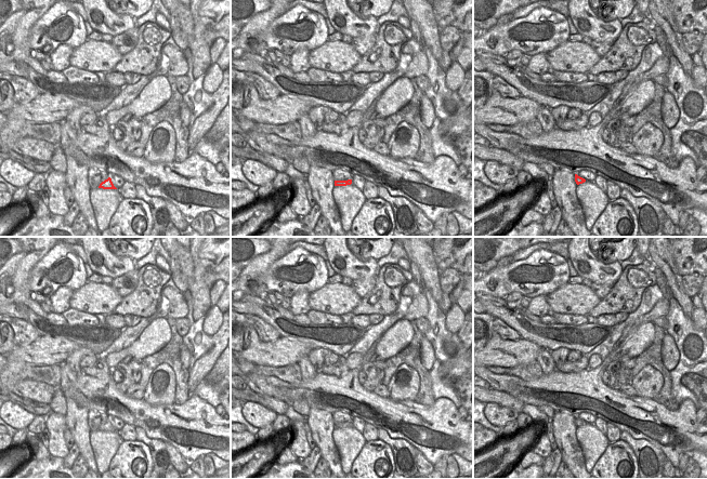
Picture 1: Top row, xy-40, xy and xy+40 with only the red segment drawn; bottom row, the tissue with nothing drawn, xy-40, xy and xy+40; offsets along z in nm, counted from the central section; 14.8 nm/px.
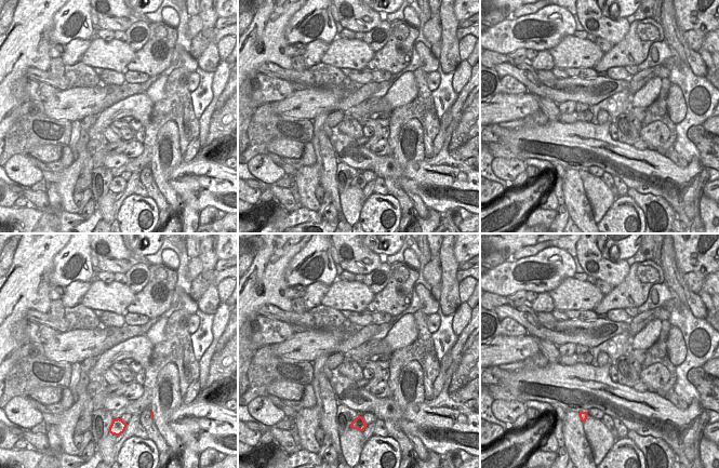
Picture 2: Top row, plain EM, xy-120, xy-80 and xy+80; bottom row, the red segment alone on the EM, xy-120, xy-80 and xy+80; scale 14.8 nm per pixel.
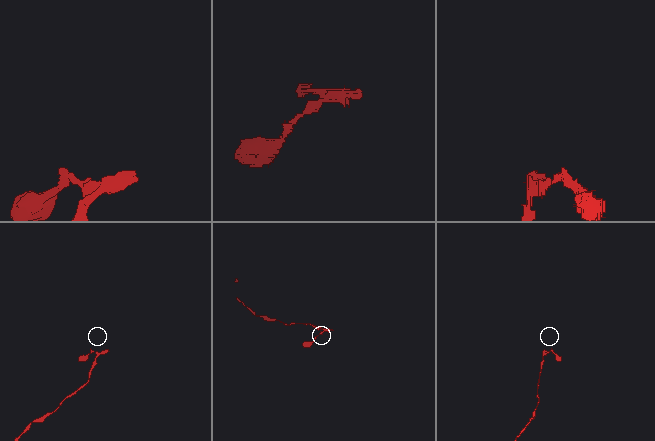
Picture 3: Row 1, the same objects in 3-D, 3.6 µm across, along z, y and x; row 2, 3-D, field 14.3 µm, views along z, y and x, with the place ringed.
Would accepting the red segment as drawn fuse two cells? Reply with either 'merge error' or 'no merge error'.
no merge error

